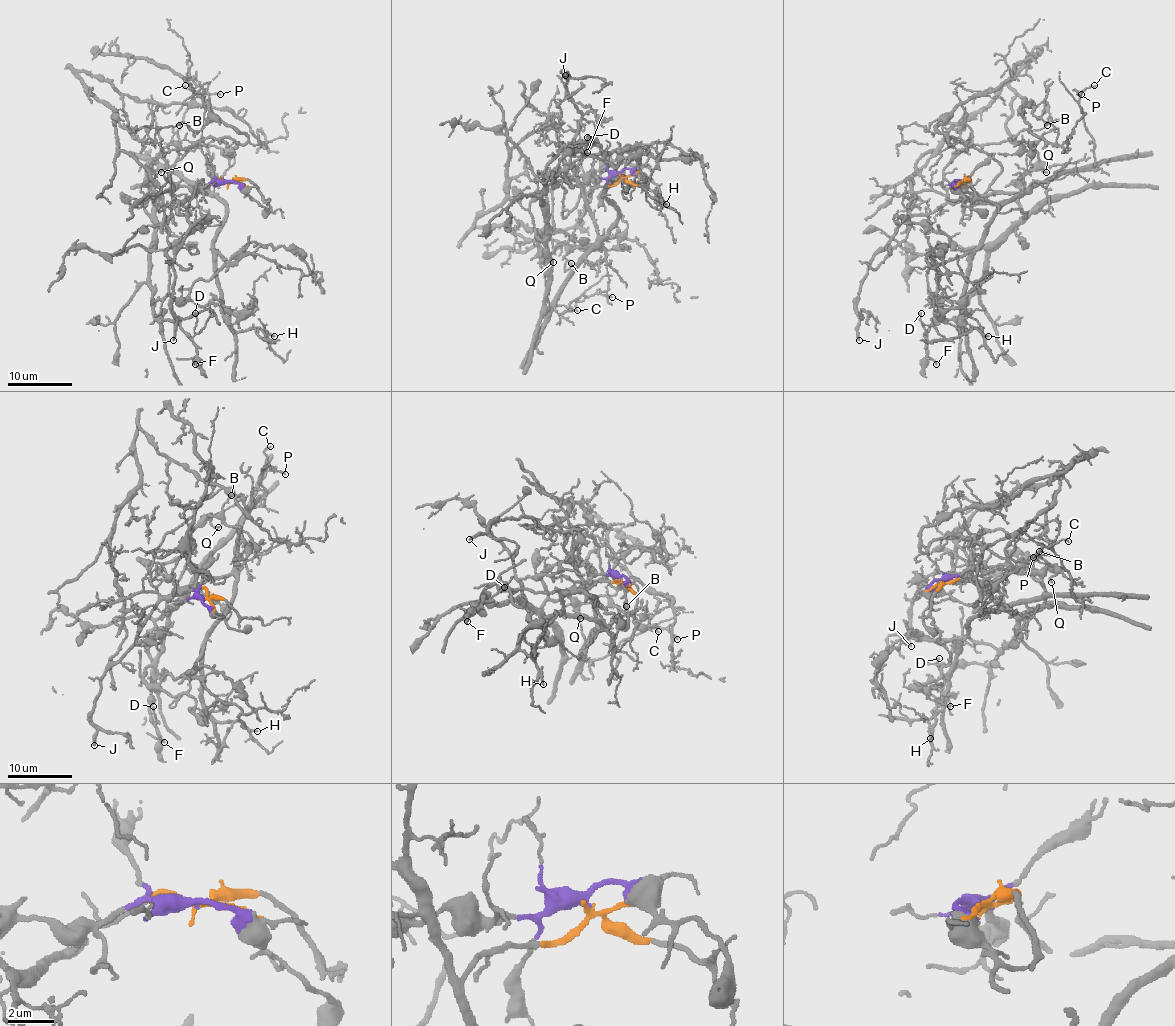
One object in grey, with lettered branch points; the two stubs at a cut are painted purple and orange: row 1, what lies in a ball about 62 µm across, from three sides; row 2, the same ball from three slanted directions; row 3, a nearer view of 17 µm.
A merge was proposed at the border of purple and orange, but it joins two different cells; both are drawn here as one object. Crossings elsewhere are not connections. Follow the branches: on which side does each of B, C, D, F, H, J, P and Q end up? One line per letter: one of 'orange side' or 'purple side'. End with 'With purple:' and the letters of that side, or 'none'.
B: purple side
C: orange side
D: purple side
F: purple side
H: orange side
J: orange side
P: orange side
Q: purple side
With purple: B, D, F, Q

